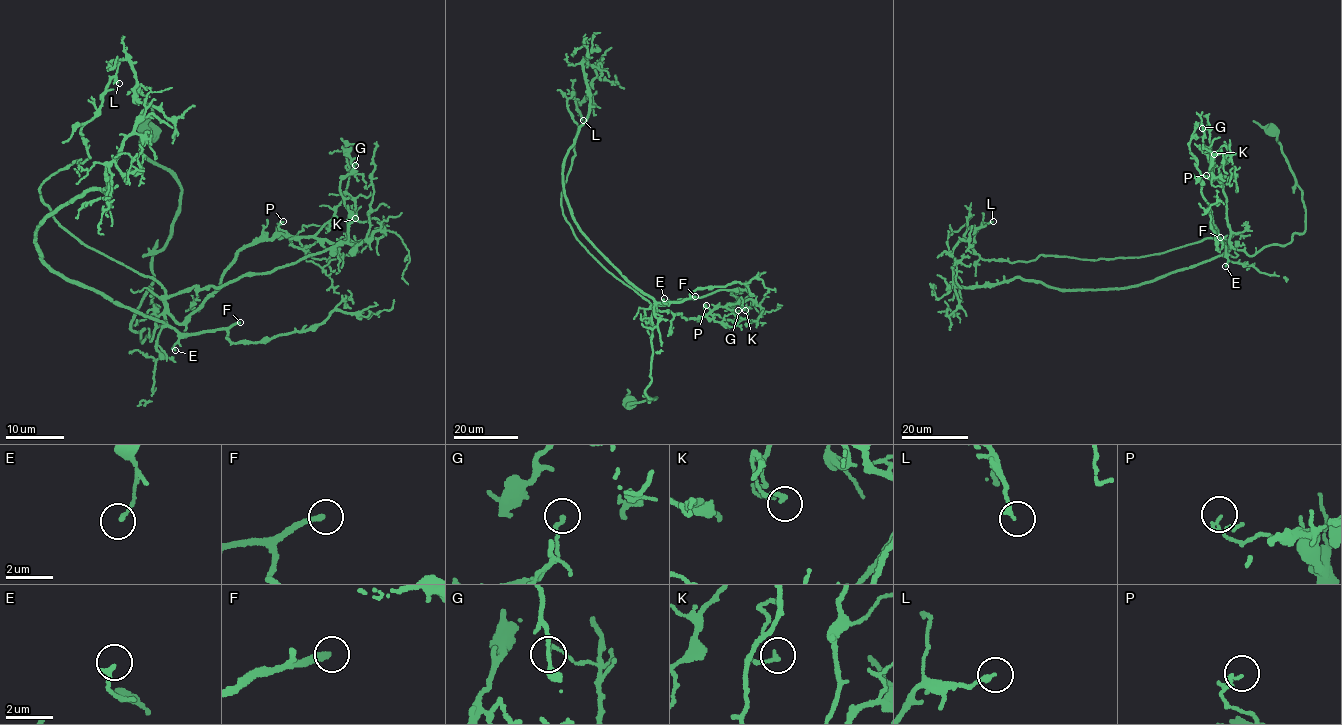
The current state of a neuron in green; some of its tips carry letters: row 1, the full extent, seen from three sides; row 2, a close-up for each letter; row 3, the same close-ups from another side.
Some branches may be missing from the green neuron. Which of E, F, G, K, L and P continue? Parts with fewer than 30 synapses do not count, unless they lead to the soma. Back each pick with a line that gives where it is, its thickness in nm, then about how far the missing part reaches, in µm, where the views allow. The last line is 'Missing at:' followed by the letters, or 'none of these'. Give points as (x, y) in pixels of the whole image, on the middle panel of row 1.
F: at (695, 296); 200 nm thick; about 50 µm are missing
Missing at: F

